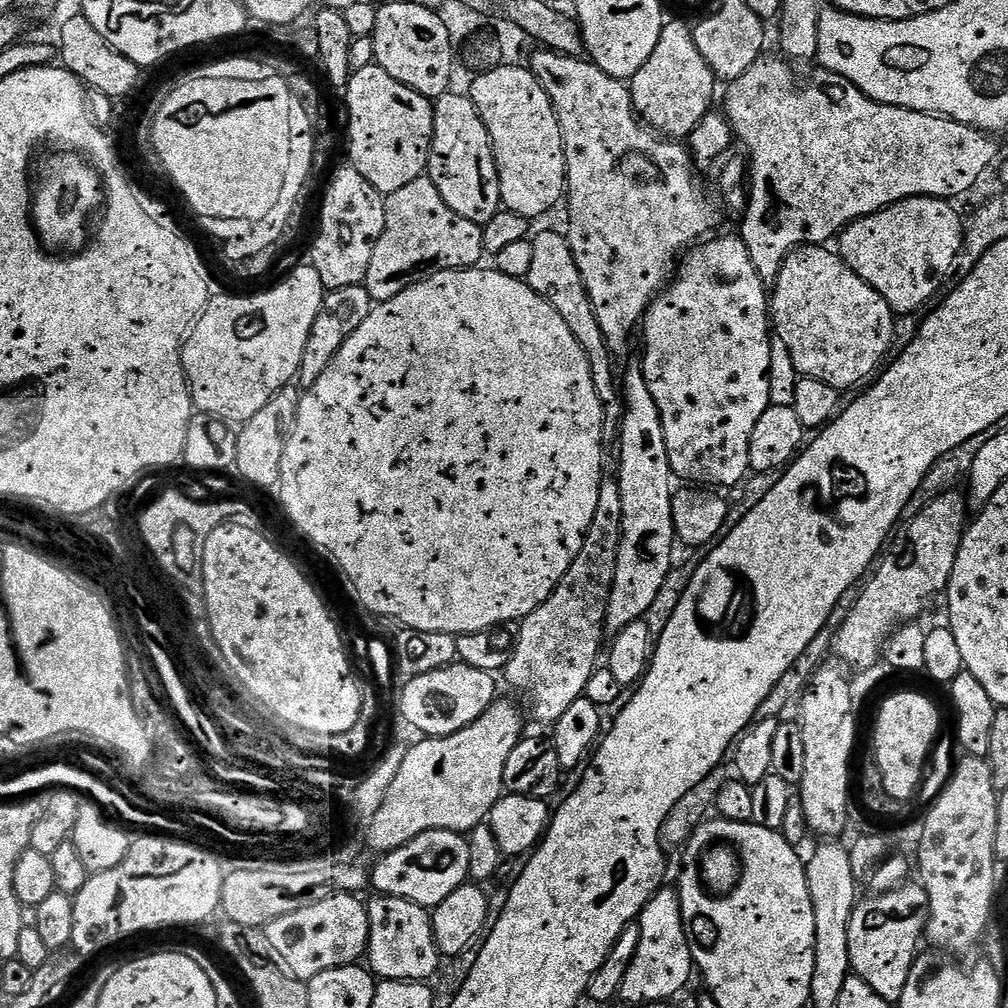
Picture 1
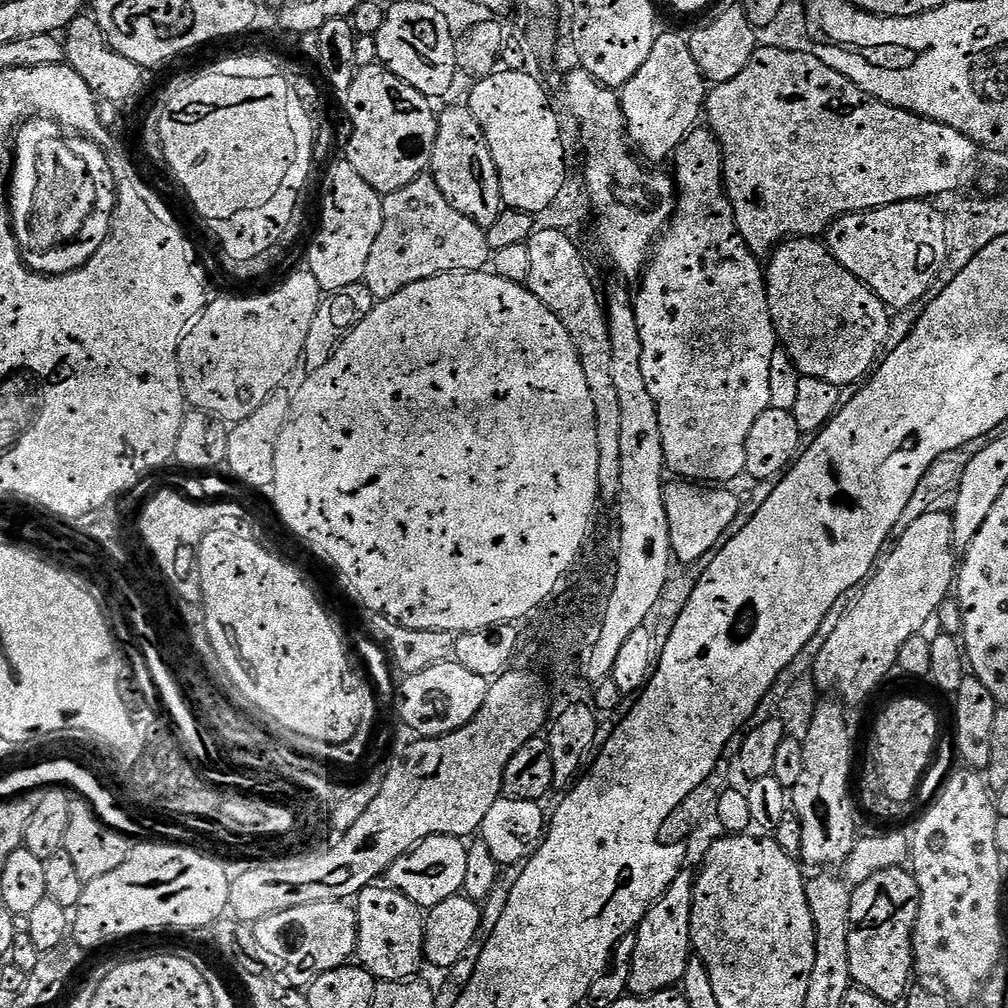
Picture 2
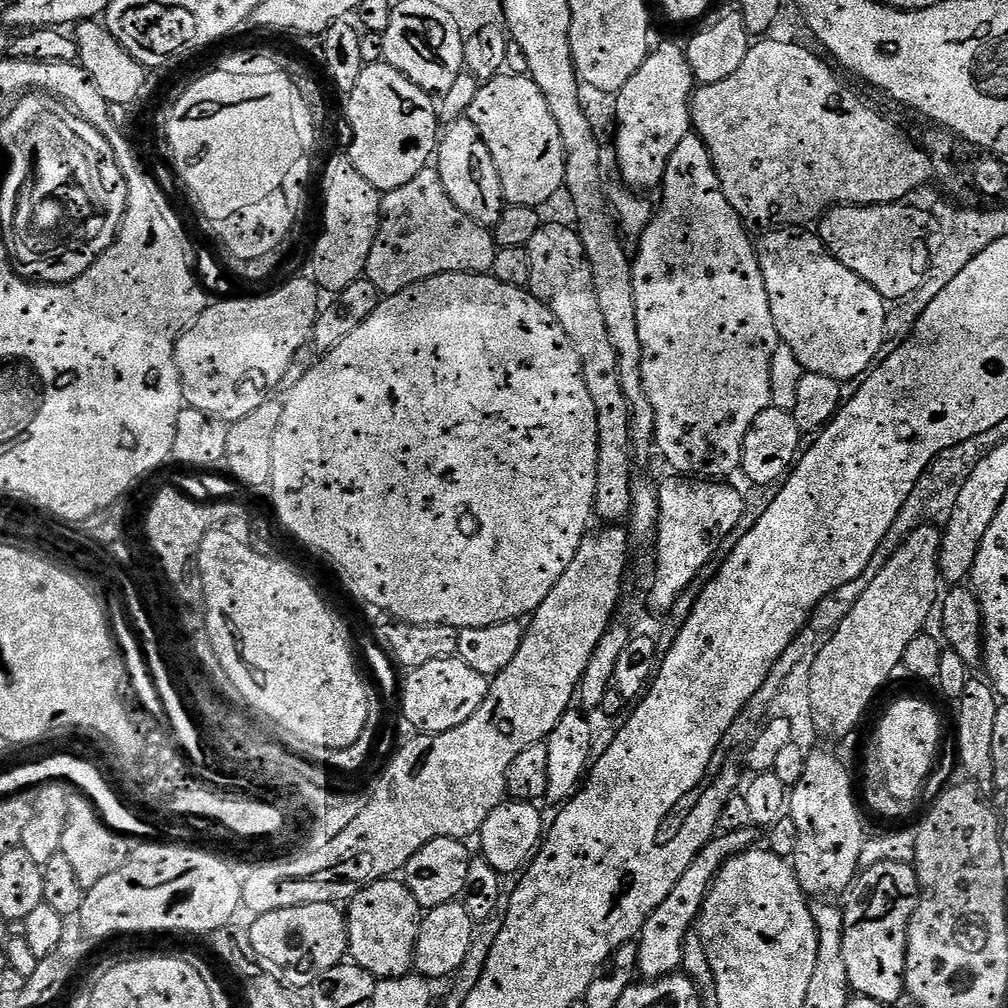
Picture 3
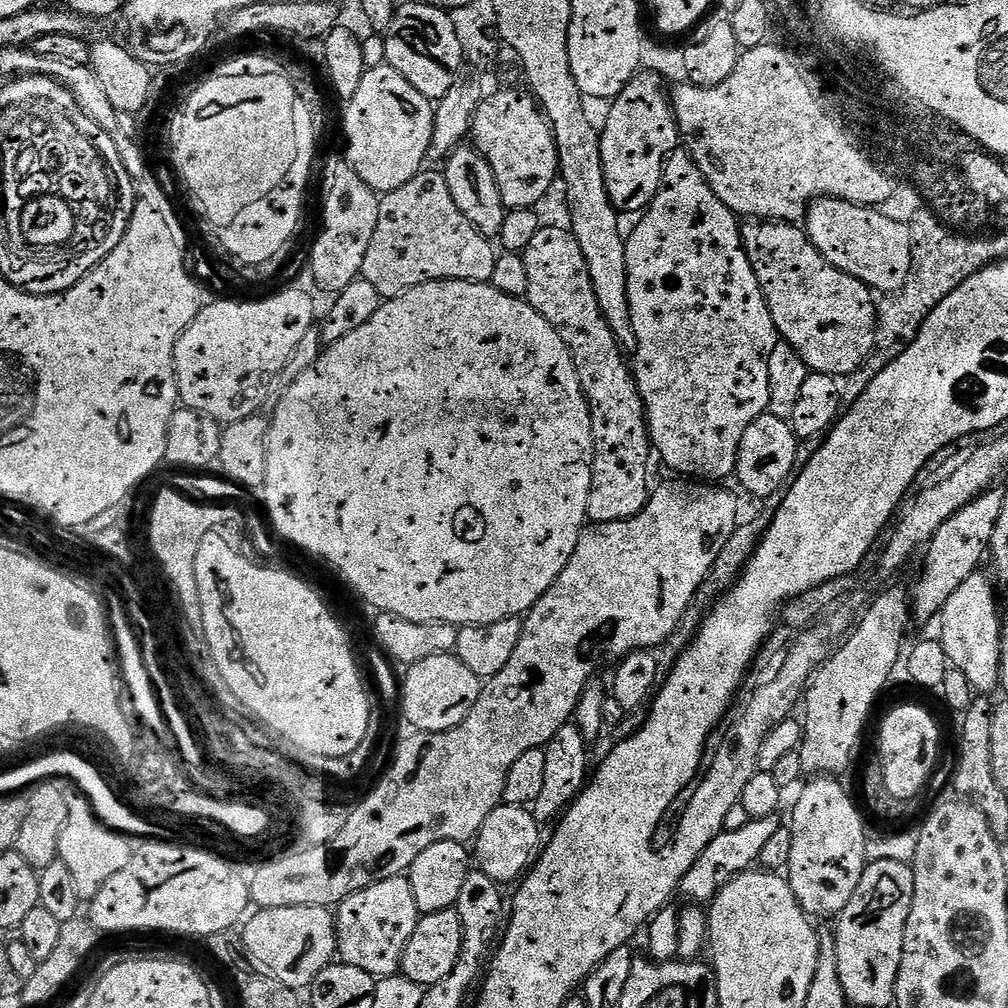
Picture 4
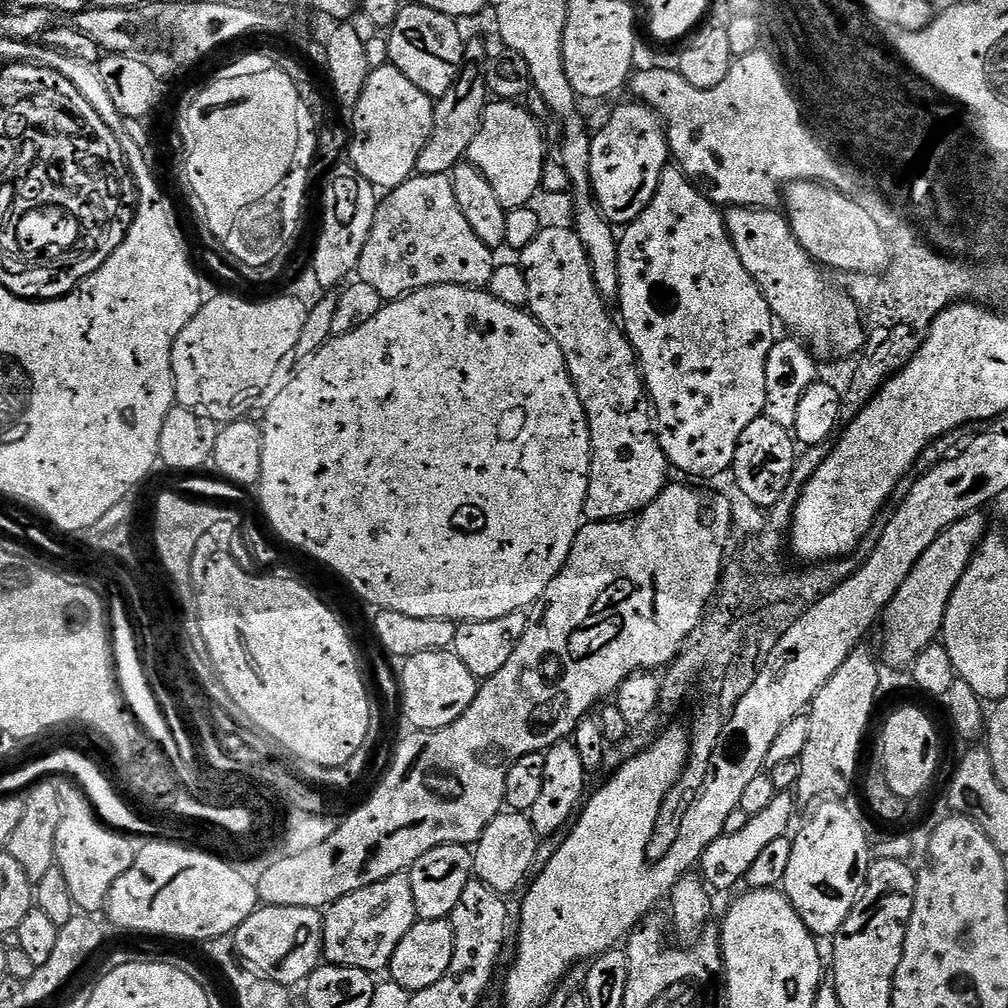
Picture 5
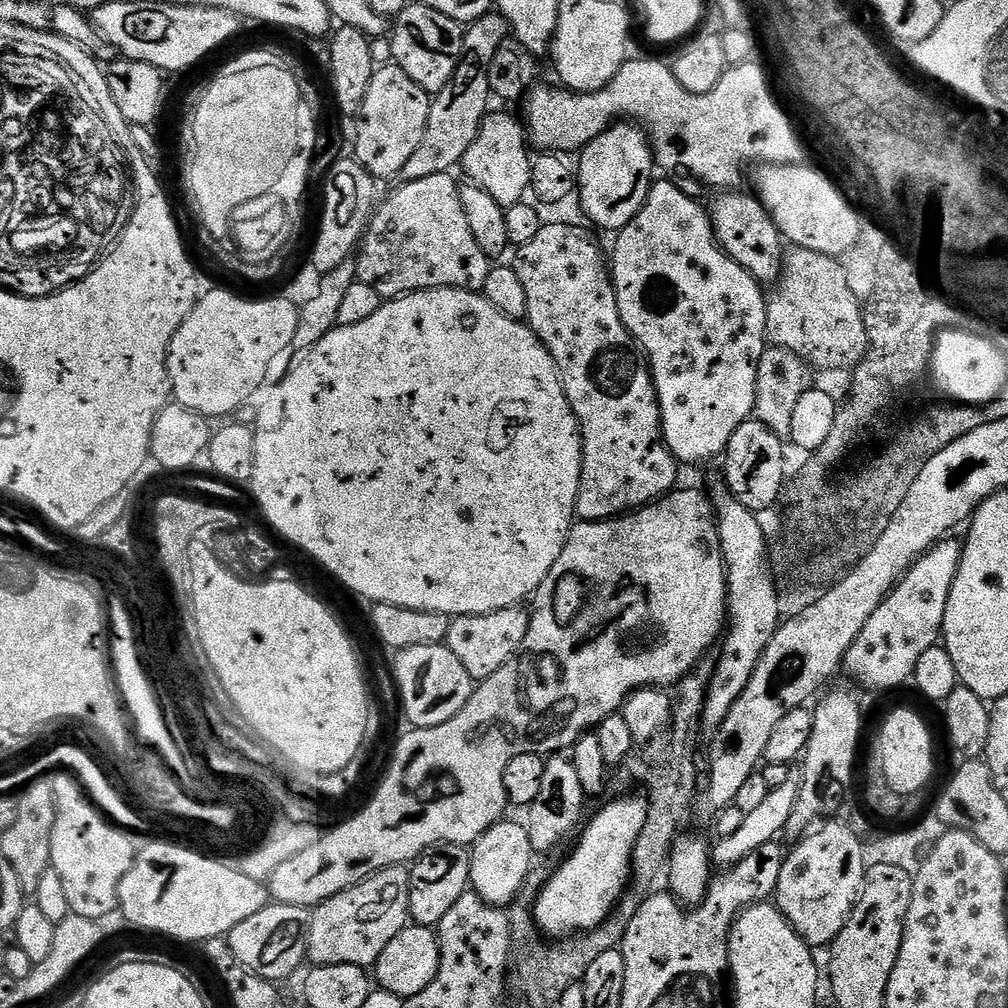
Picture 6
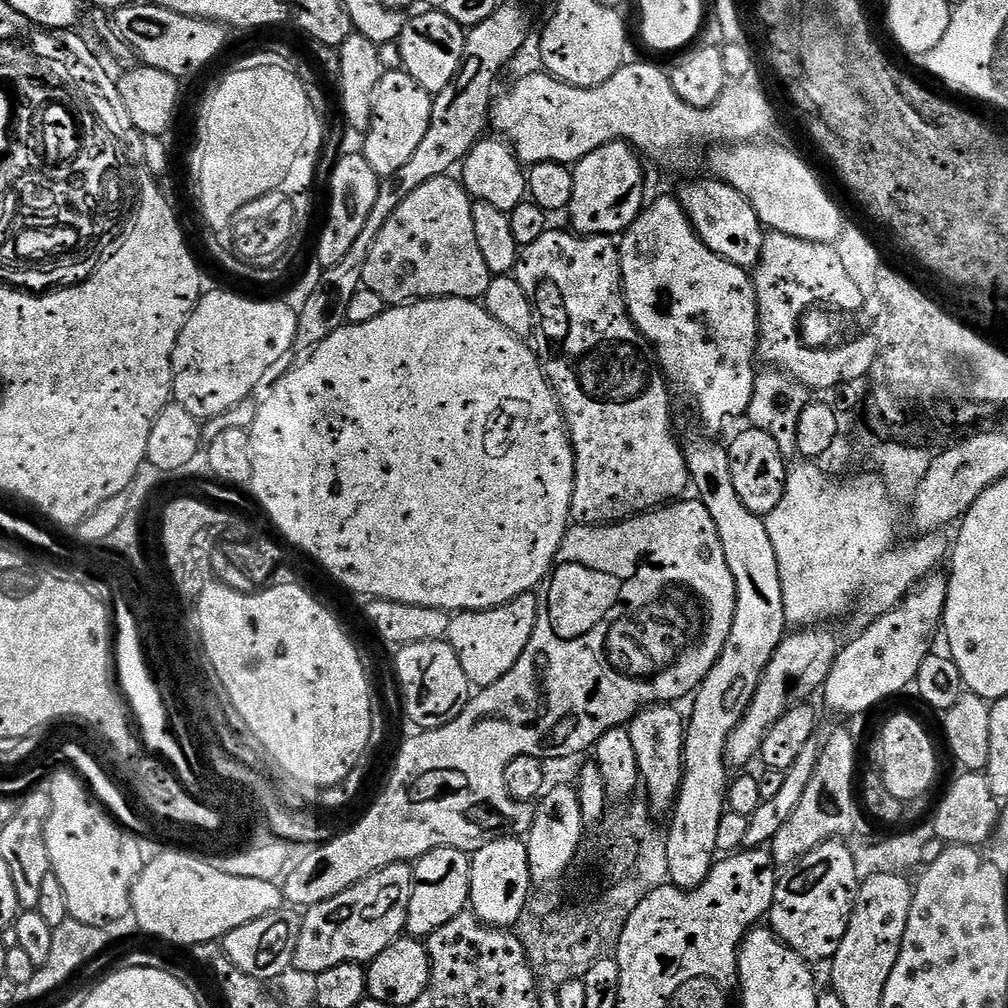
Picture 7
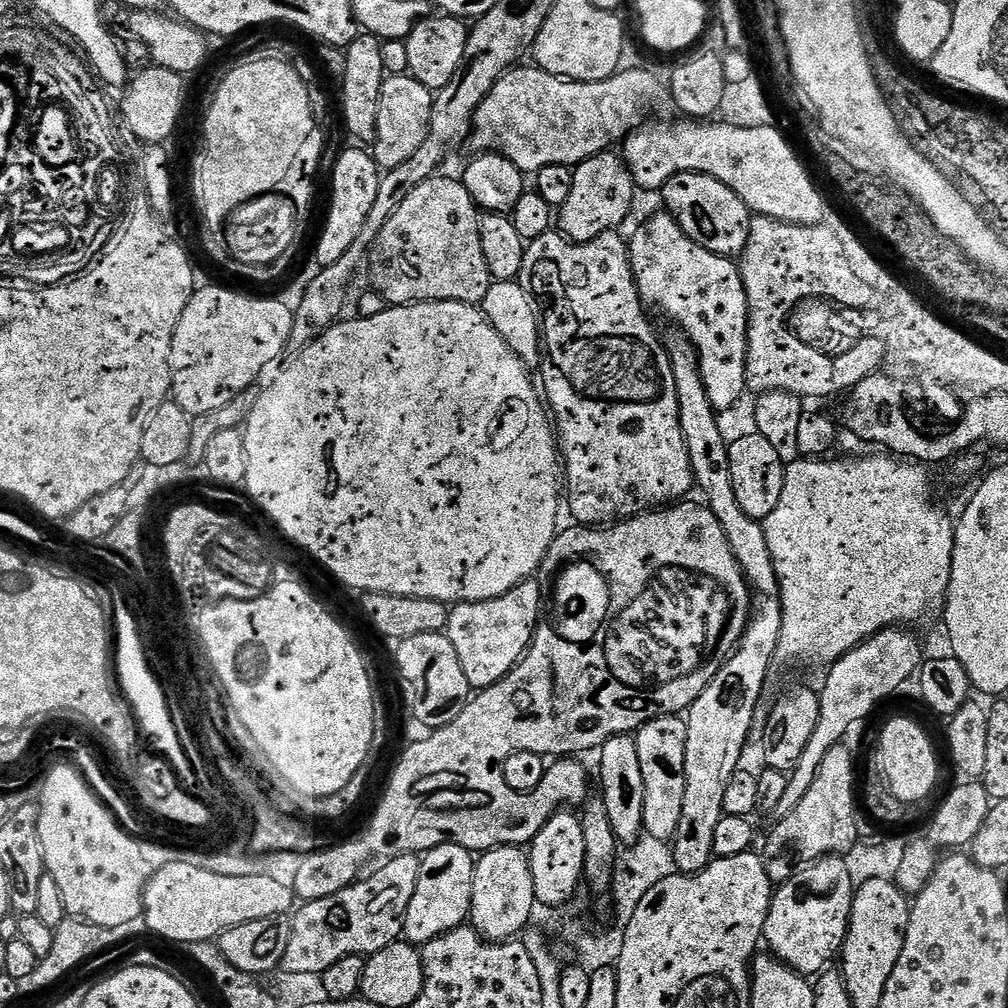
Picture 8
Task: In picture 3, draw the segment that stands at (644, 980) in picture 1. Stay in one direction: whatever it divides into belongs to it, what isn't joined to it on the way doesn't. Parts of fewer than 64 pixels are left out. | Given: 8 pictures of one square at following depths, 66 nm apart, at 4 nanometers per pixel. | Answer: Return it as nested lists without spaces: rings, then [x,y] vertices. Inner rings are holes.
[[[743,828],[733,832],[720,832],[712,837],[705,848],[684,868],[682,878],[674,882],[670,894],[666,894],[666,902],[646,918],[644,929],[638,937],[638,958],[636,966],[639,975],[644,980],[661,980],[664,976],[679,973],[682,968],[682,950],[694,925],[699,921],[700,912],[704,908],[704,900],[712,884],[716,881],[717,874],[722,870],[725,860],[737,856],[740,852],[747,852],[757,843],[757,833],[752,828]]]

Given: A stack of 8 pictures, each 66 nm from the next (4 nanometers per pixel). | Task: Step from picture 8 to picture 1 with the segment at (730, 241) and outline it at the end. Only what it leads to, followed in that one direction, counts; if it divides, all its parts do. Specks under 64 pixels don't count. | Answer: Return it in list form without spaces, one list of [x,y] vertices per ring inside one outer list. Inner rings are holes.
[[[805,246],[796,248],[788,255],[770,292],[770,319],[775,335],[786,342],[801,377],[826,382],[837,390],[845,390],[855,384],[863,385],[877,375],[878,369],[885,363],[884,355],[892,348],[897,317],[882,294],[862,282],[862,278],[850,270],[850,266],[839,254],[828,250],[824,246]]]

